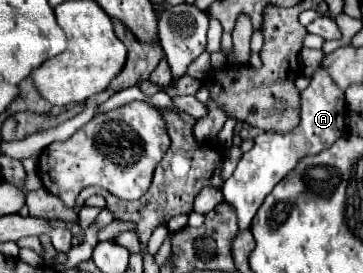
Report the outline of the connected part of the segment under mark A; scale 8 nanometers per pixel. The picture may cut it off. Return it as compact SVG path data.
M318 68L314 72L310 86L302 92L302 116L300 118L302 118L300 124L286 134L275 131L258 134L254 138L254 148L242 156L234 174L224 182L222 194L224 194L224 200L236 208L240 230L250 228L250 222L256 210L260 208L260 204L264 202L264 198L290 170L294 170L294 166L304 156L320 154L322 150L330 148L340 136L346 134L344 90L338 90L336 82L330 78L330 74L326 74L324 68Z

